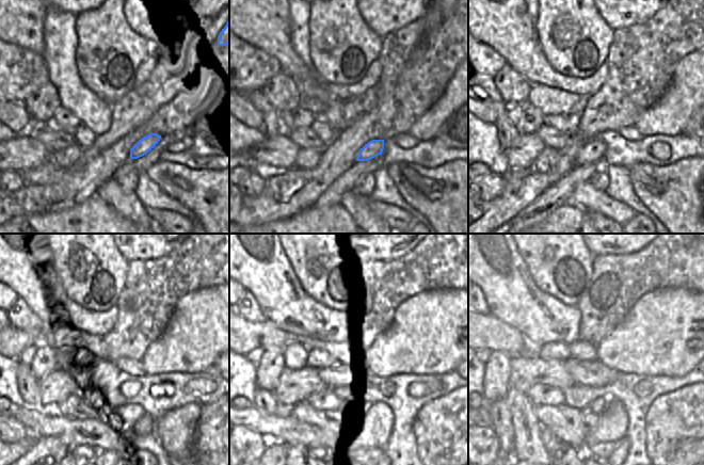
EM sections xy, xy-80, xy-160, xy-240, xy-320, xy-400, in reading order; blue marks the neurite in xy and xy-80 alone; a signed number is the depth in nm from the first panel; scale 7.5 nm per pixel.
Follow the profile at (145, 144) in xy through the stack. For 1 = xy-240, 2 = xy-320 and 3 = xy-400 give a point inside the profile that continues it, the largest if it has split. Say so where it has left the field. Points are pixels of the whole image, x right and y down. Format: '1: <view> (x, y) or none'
1: xy-240 (96, 397)
2: xy-320 (326, 398)
3: xy-400 (539, 395)

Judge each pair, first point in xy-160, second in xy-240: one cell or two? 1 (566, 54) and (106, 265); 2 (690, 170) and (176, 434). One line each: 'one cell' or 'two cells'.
1: one cell
2: one cell

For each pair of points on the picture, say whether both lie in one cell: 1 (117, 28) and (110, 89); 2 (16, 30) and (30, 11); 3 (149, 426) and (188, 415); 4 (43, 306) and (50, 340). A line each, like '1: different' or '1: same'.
1: same
2: same
3: different
4: different

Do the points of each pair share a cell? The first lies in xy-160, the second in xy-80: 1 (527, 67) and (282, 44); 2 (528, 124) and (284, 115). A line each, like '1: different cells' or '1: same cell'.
1: same cell
2: different cells

